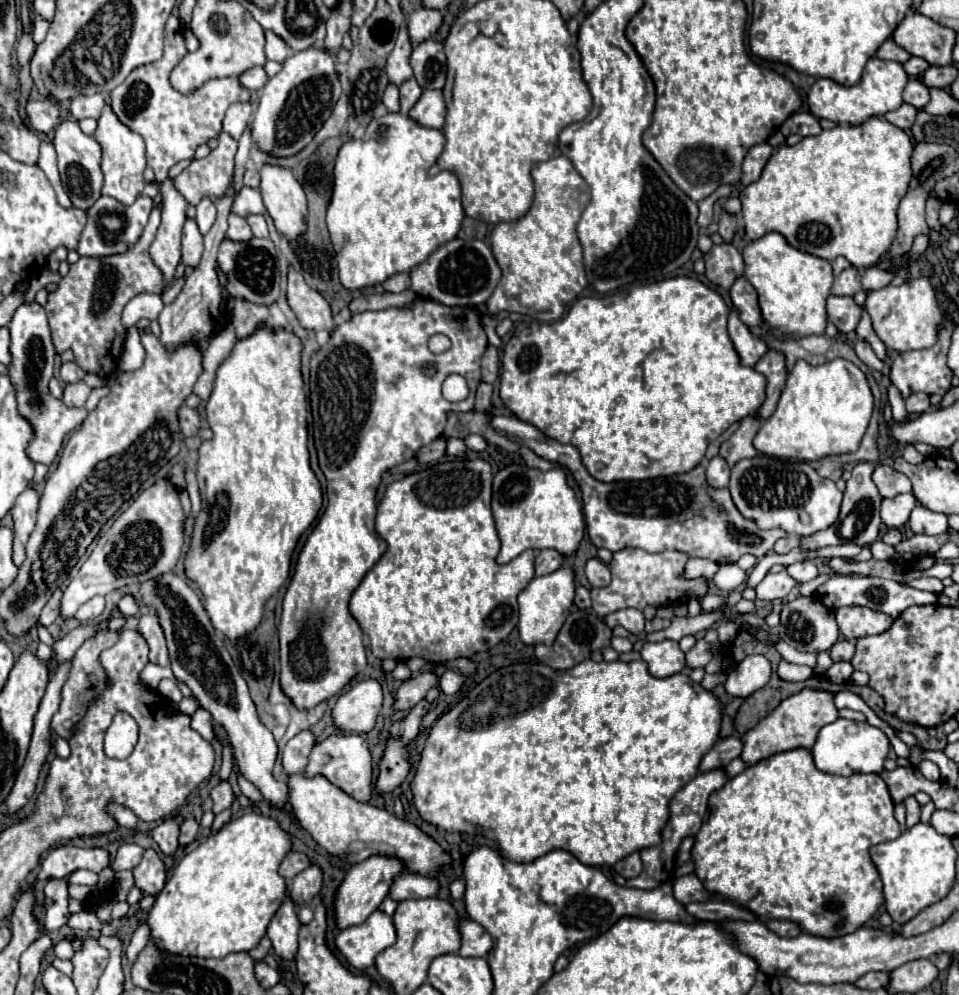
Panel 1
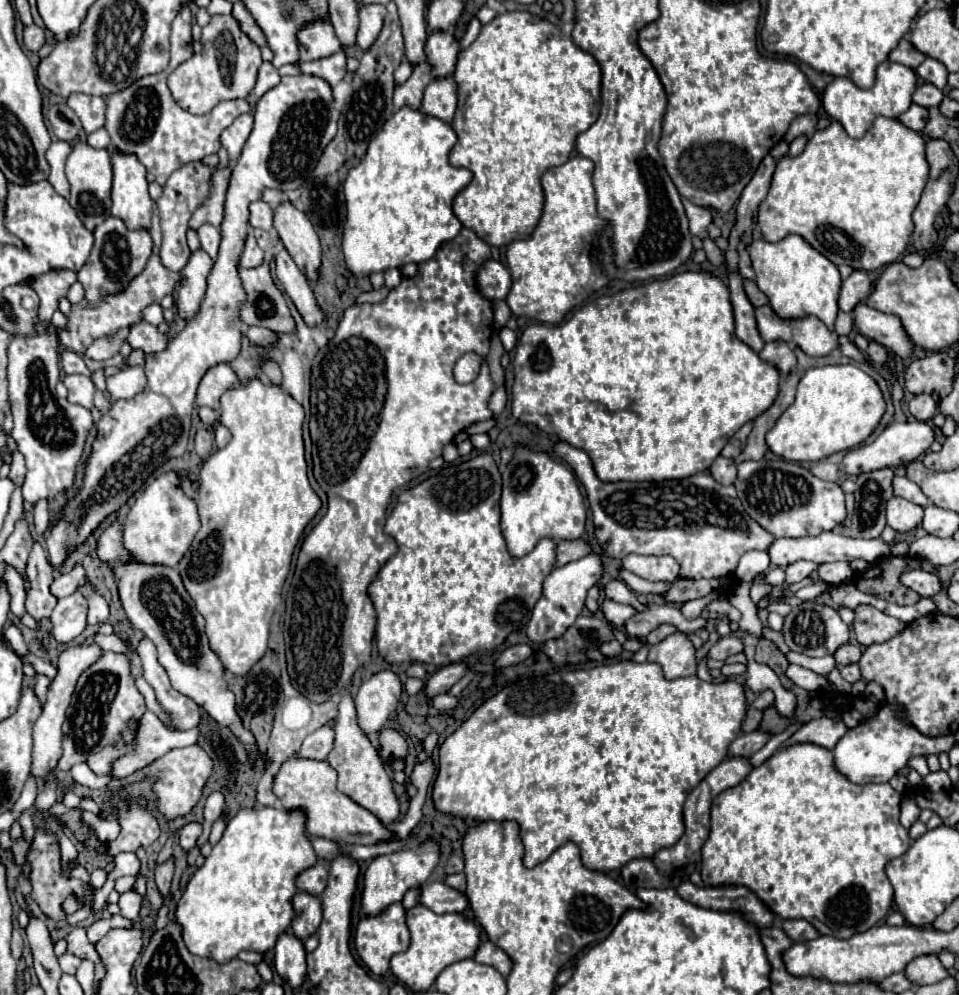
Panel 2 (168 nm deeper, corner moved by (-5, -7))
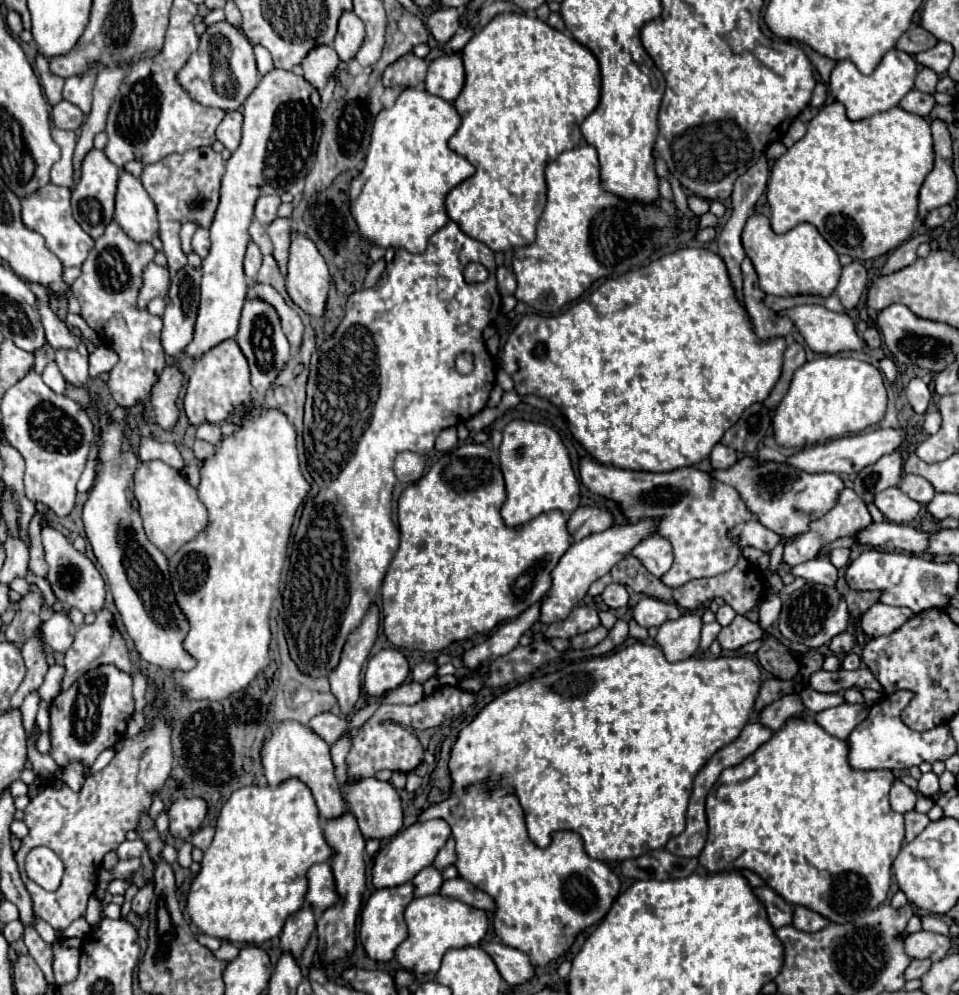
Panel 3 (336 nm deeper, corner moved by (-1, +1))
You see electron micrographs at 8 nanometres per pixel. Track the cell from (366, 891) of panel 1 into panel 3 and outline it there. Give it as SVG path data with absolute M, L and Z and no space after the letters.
M441 818L415 822L409 828L401 830L375 856L375 864L373 864L373 884L375 884L375 888L391 888L391 886L399 886L399 884L413 880L415 874L419 874L423 868L433 864L437 852L445 846L449 836L451 836L451 828Z

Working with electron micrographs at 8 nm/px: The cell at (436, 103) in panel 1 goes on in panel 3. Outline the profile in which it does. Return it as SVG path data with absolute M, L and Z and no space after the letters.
M455 52L451 56L441 56L433 60L427 68L425 86L427 92L441 96L449 102L453 102L465 82L465 68L463 68L463 54Z

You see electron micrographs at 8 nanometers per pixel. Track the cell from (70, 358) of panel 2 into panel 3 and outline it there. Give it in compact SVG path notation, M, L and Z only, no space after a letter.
M39 300L37 302L39 314L41 314L41 324L47 334L47 342L57 350L57 348L77 348L77 338L69 332L67 324L49 308L47 302Z

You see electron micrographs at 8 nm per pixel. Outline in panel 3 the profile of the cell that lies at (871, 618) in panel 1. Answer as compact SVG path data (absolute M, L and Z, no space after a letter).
M877 602L871 606L863 618L861 618L861 628L867 636L887 636L901 628L909 618L913 618L913 612L909 608L899 608L899 606L887 606Z

